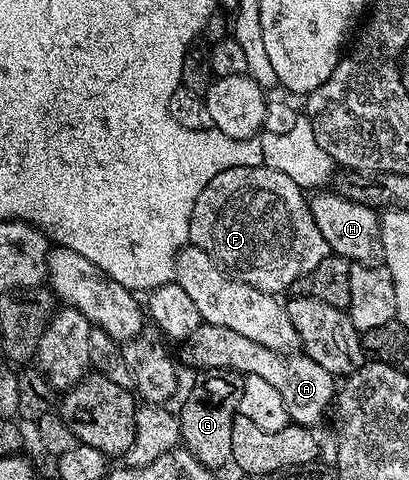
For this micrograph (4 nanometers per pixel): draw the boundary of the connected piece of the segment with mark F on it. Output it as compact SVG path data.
M264 164L225 169L206 184L192 207L189 244L200 247L200 251L217 261L227 274L275 295L285 294L296 279L308 275L308 271L331 256L324 235L320 235L320 227L316 227L307 194L287 175L270 170Z

